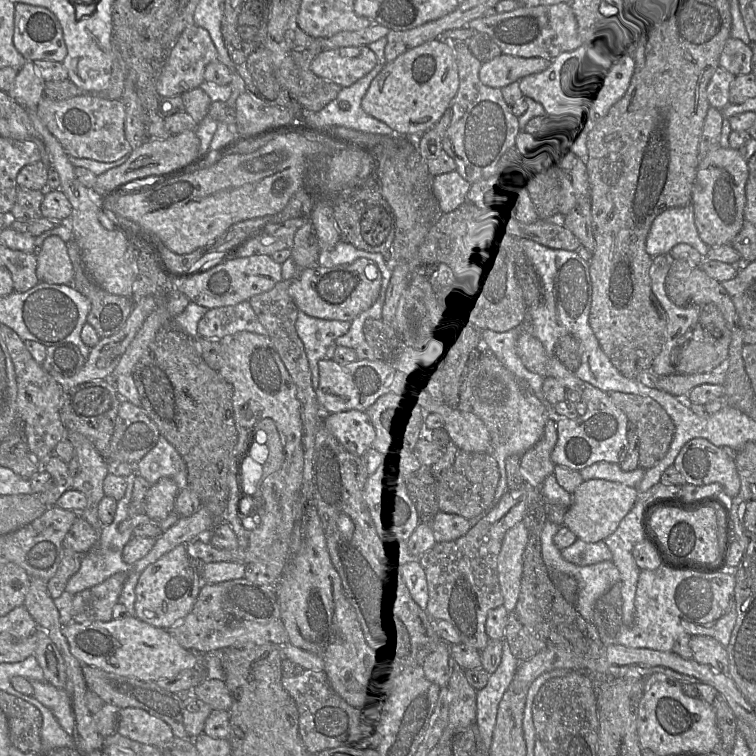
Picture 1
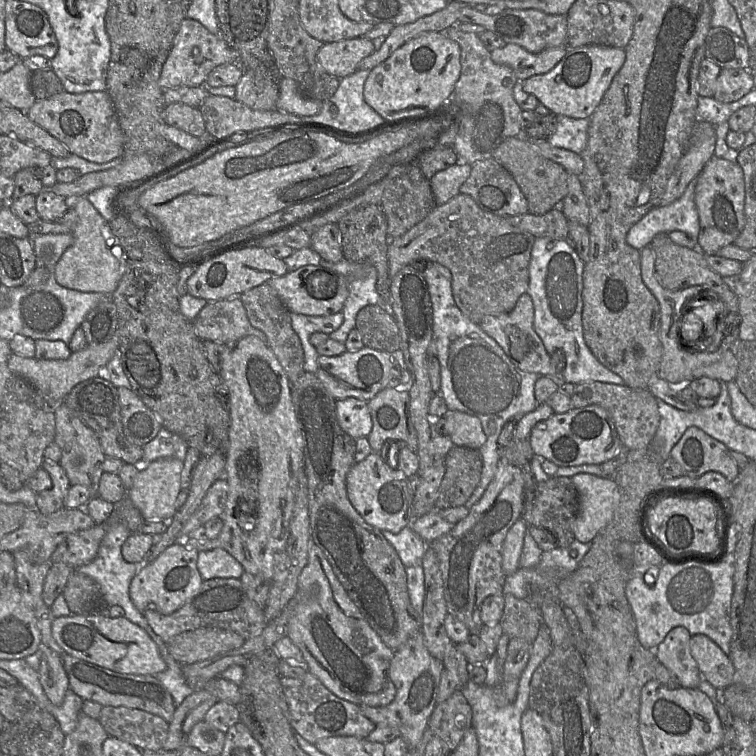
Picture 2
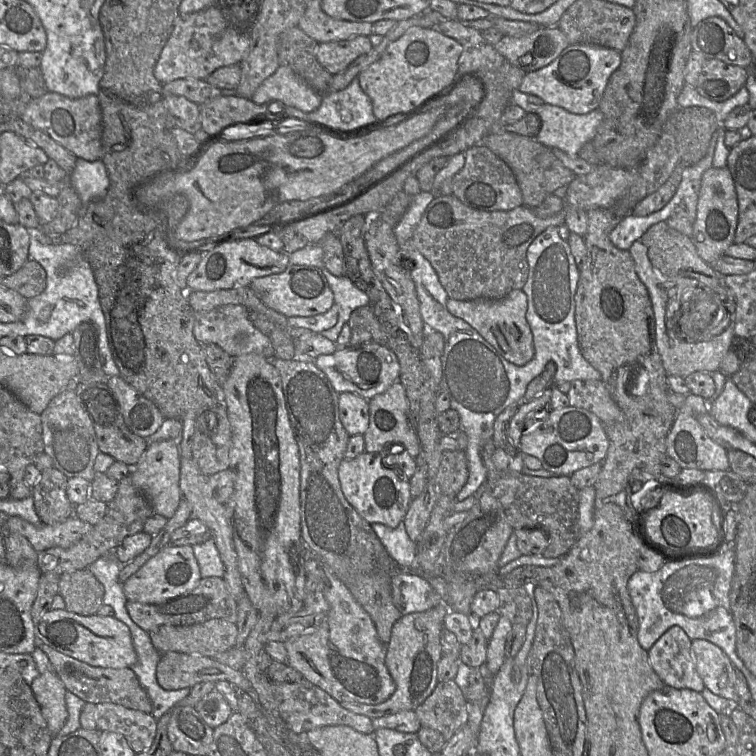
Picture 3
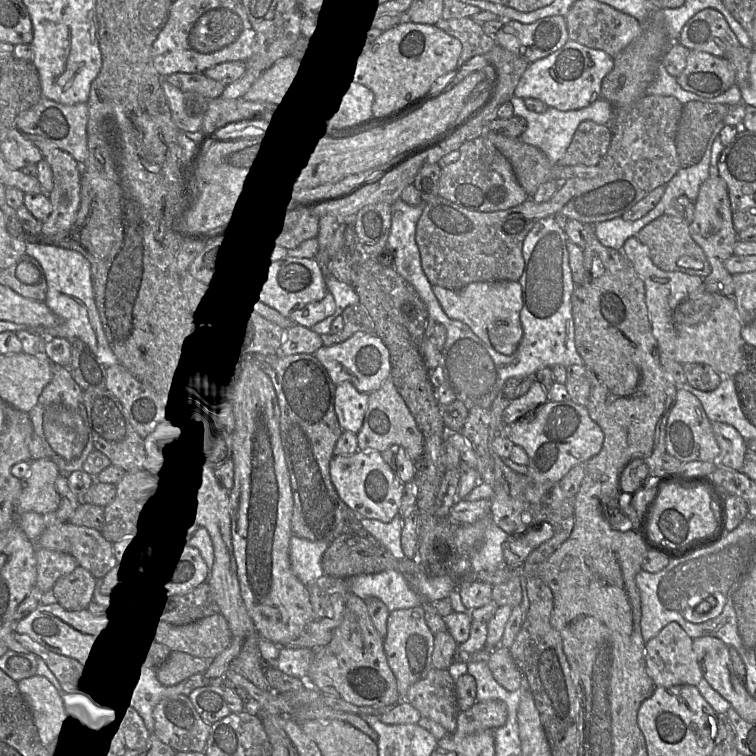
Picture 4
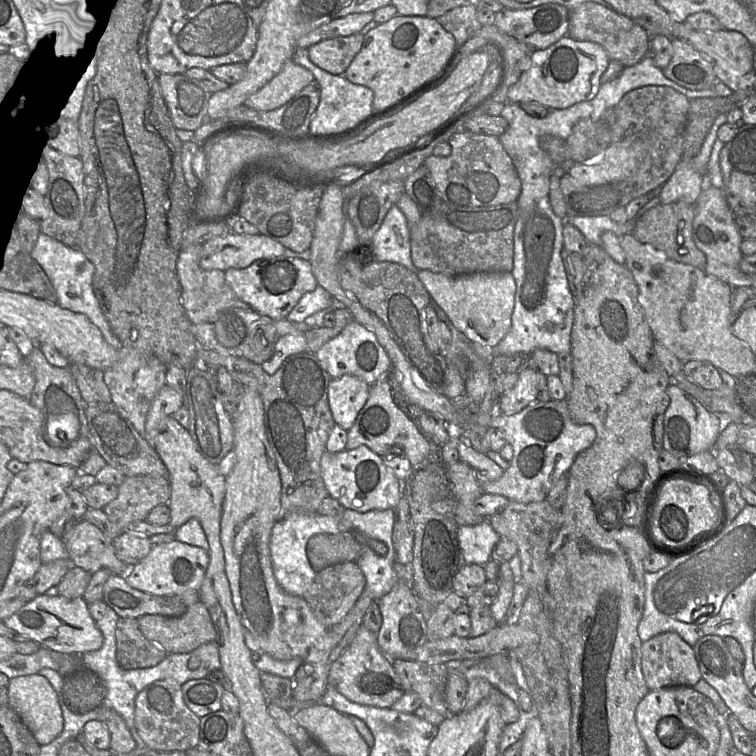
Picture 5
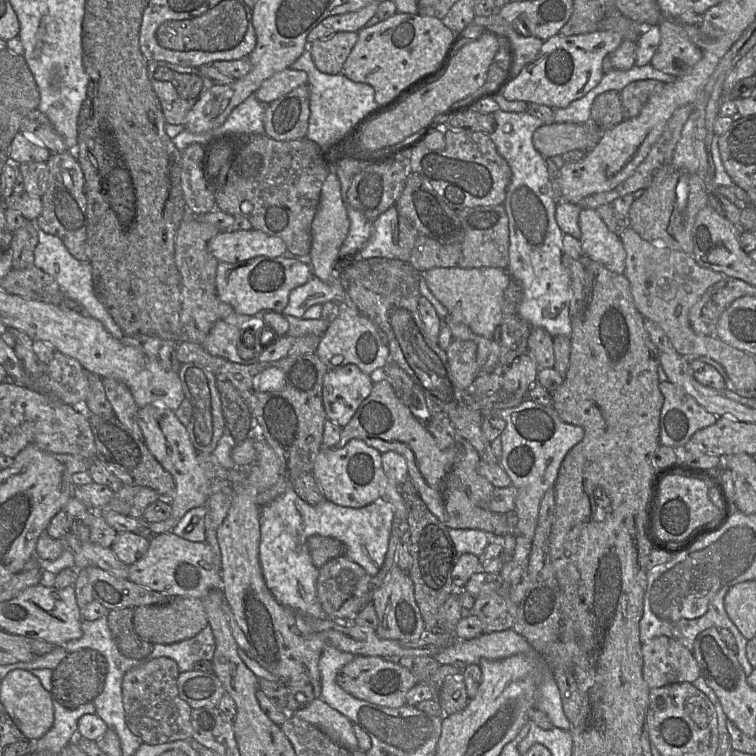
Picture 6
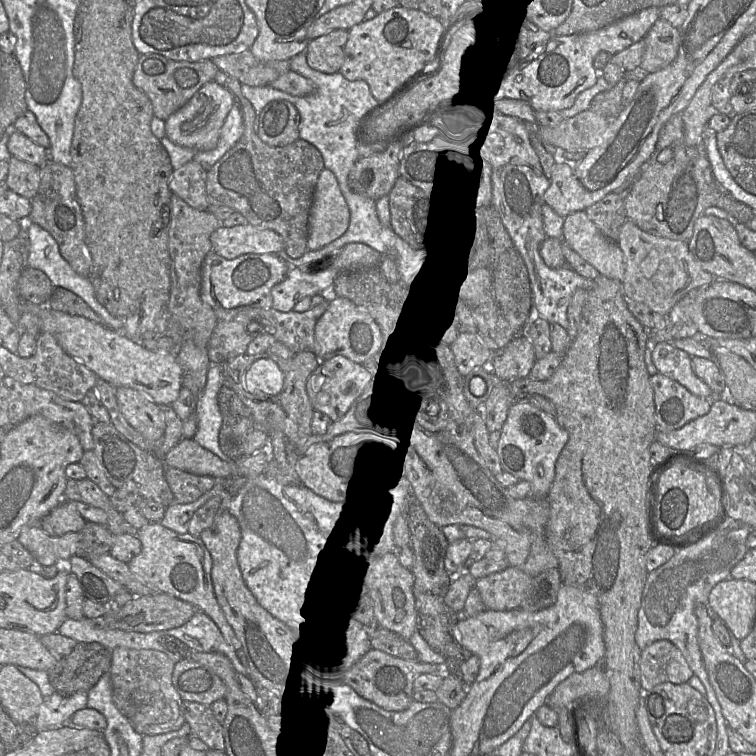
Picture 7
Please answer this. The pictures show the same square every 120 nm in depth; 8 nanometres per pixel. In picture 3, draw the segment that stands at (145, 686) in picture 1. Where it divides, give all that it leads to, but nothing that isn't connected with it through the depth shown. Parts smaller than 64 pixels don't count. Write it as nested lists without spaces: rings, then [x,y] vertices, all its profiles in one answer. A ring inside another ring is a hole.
[[[39,644],[39,647],[47,655],[54,672],[62,681],[64,687],[86,703],[96,705],[99,703],[114,703],[144,713],[151,713],[151,700],[131,668],[114,669],[93,667],[85,662],[63,654],[48,645]]]

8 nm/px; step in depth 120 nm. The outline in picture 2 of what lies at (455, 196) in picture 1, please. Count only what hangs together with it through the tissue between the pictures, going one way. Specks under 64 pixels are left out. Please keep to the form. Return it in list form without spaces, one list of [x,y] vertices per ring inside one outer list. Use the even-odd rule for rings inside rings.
[[[458,157],[456,164],[437,172],[430,180],[436,205],[444,204],[458,195],[460,186],[467,180],[470,171],[471,165]]]

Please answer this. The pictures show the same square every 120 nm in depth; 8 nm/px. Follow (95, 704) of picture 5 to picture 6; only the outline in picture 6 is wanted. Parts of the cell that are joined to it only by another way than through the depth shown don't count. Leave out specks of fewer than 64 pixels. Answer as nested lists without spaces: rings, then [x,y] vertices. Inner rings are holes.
[[[90,648],[79,649],[68,653],[65,658],[52,670],[53,699],[68,709],[77,709],[80,706],[93,703],[102,693],[108,675],[108,664],[104,656]]]

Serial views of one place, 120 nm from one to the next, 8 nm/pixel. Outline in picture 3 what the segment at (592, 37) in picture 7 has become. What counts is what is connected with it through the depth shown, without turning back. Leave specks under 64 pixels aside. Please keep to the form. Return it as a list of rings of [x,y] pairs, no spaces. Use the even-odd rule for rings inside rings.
[[[570,44],[549,65],[525,74],[518,90],[526,94],[536,95],[544,103],[558,106],[574,114],[587,114],[600,105],[605,87],[610,76],[621,63],[621,51],[594,45]]]

